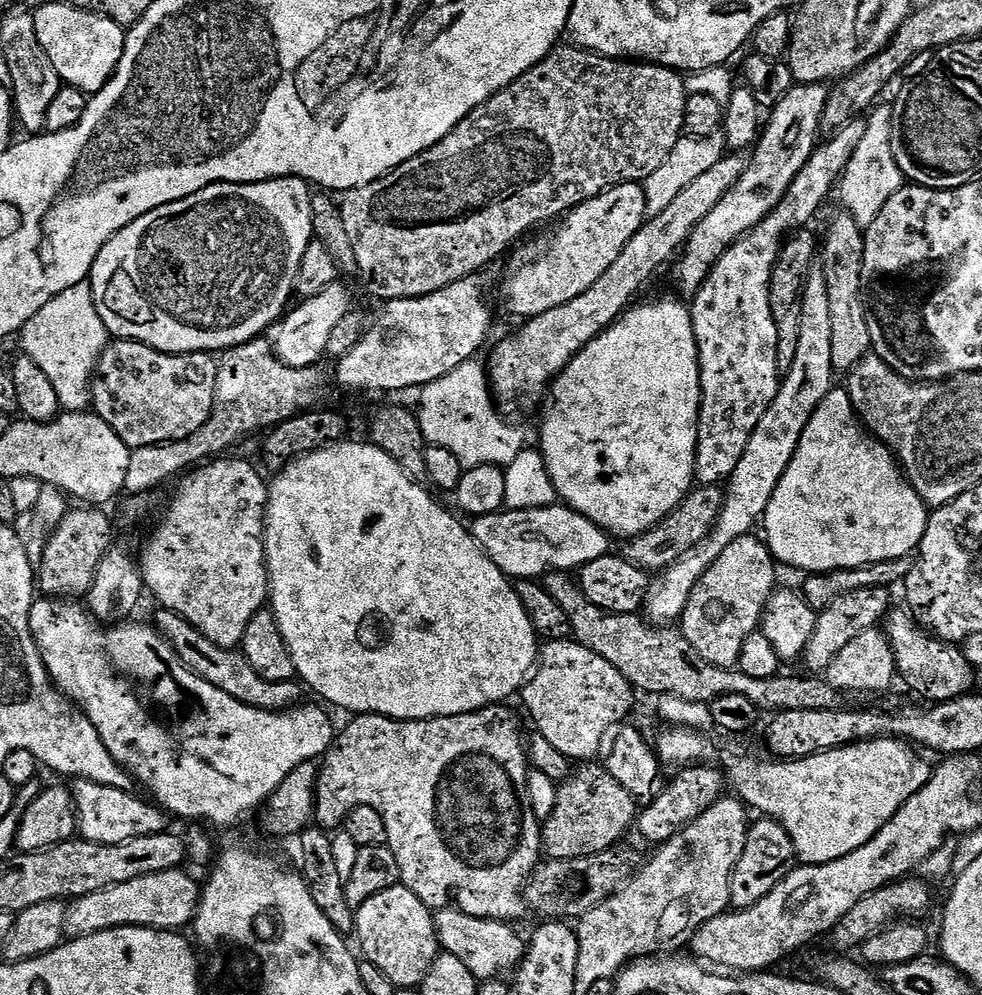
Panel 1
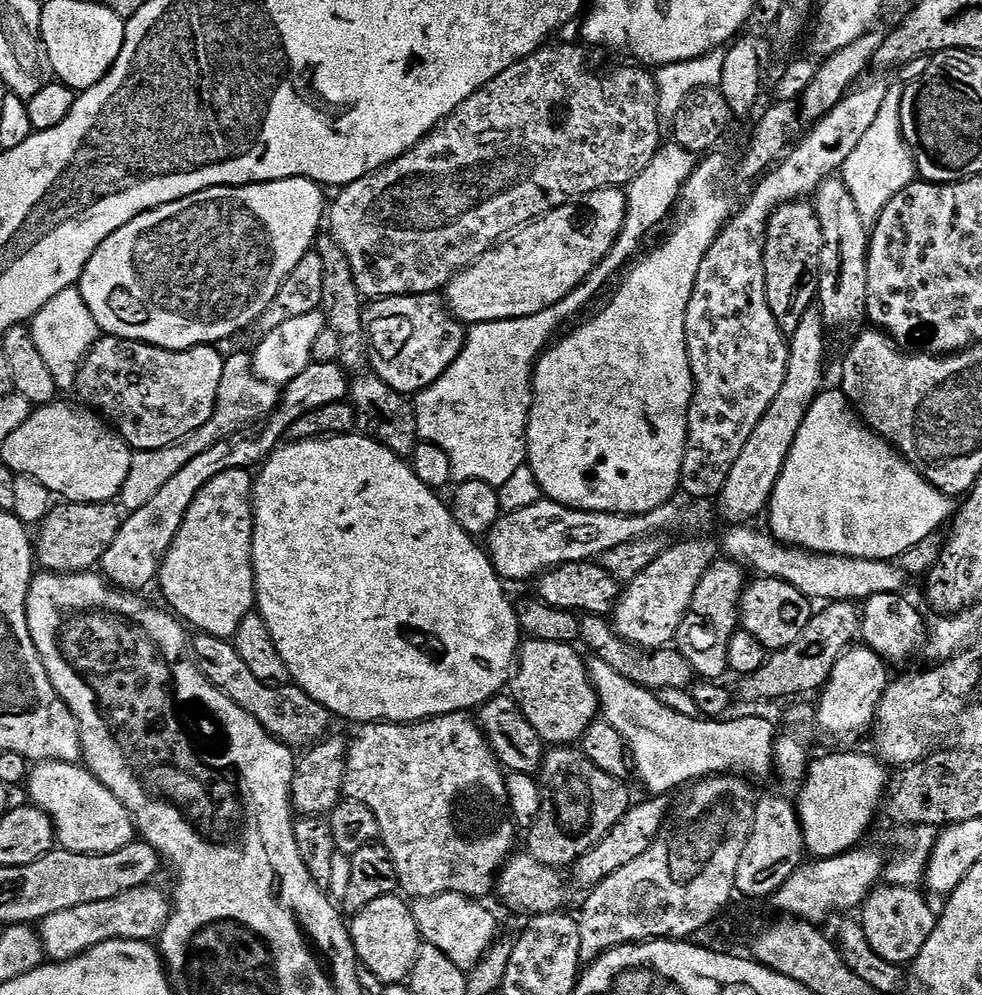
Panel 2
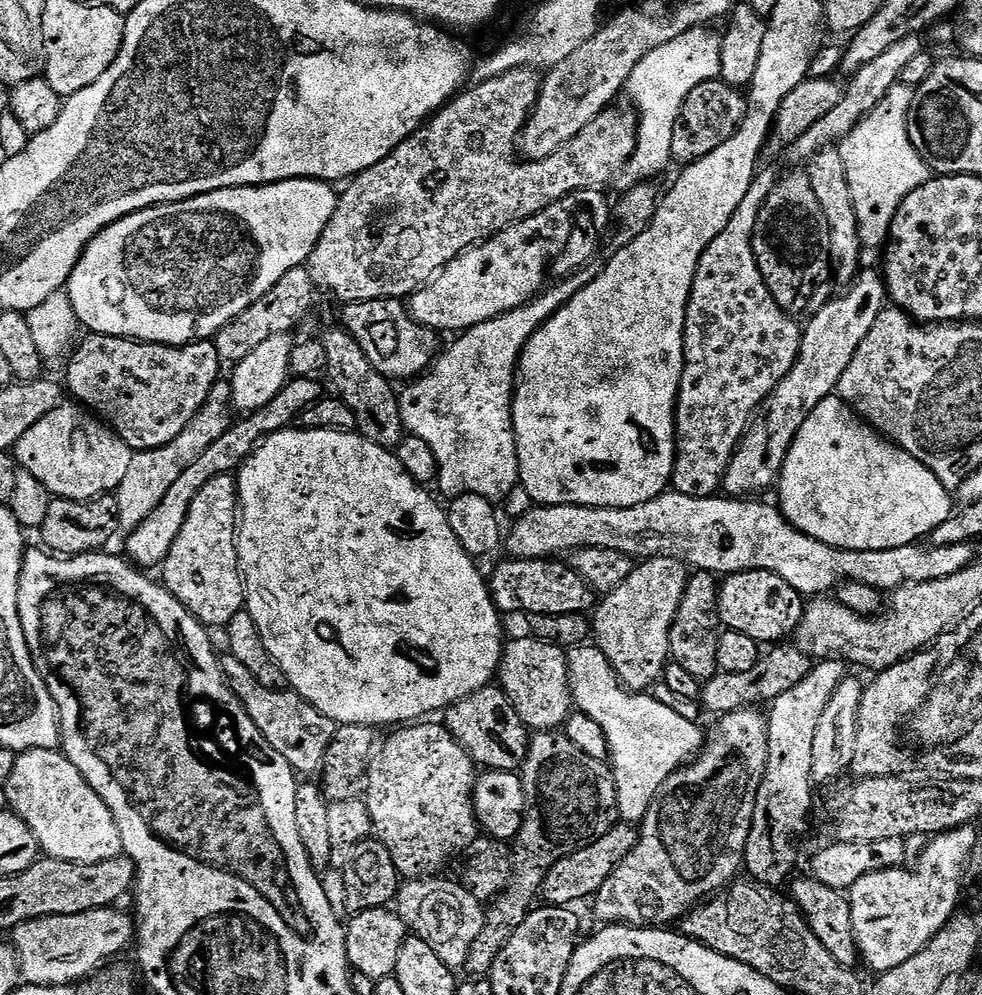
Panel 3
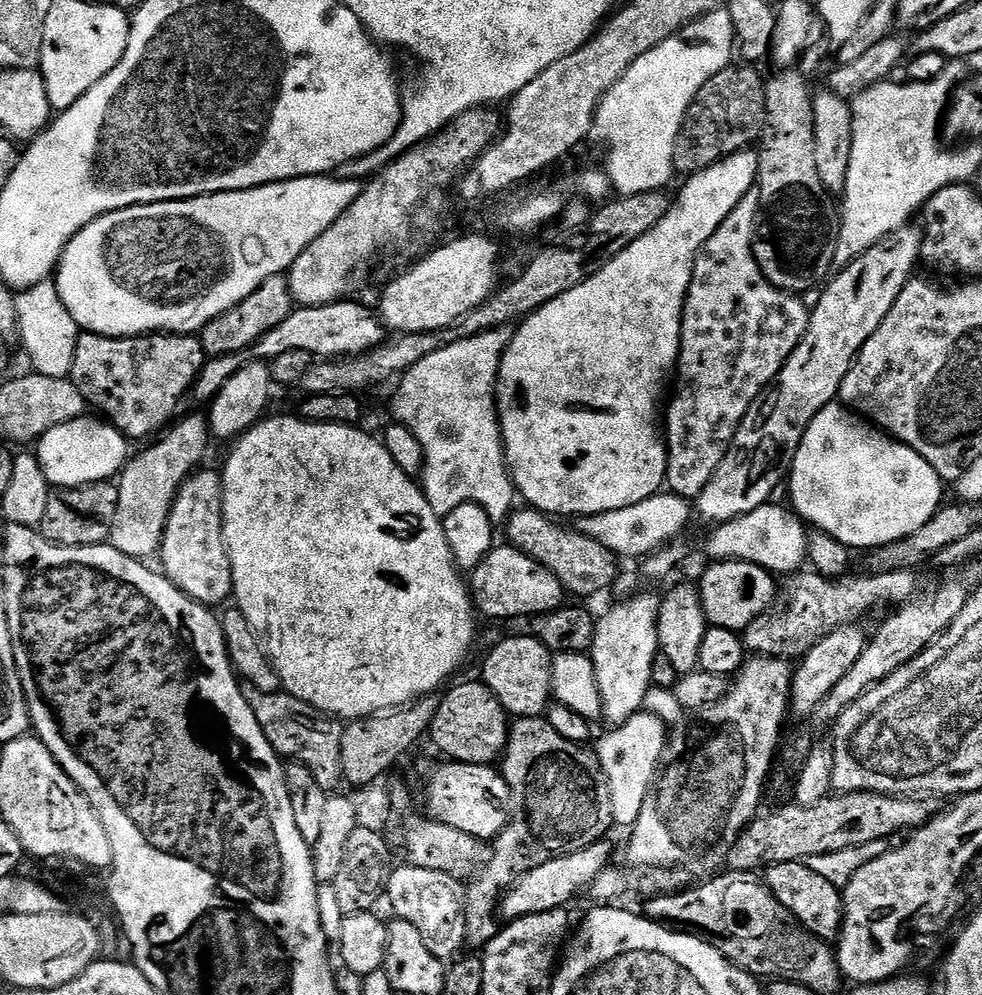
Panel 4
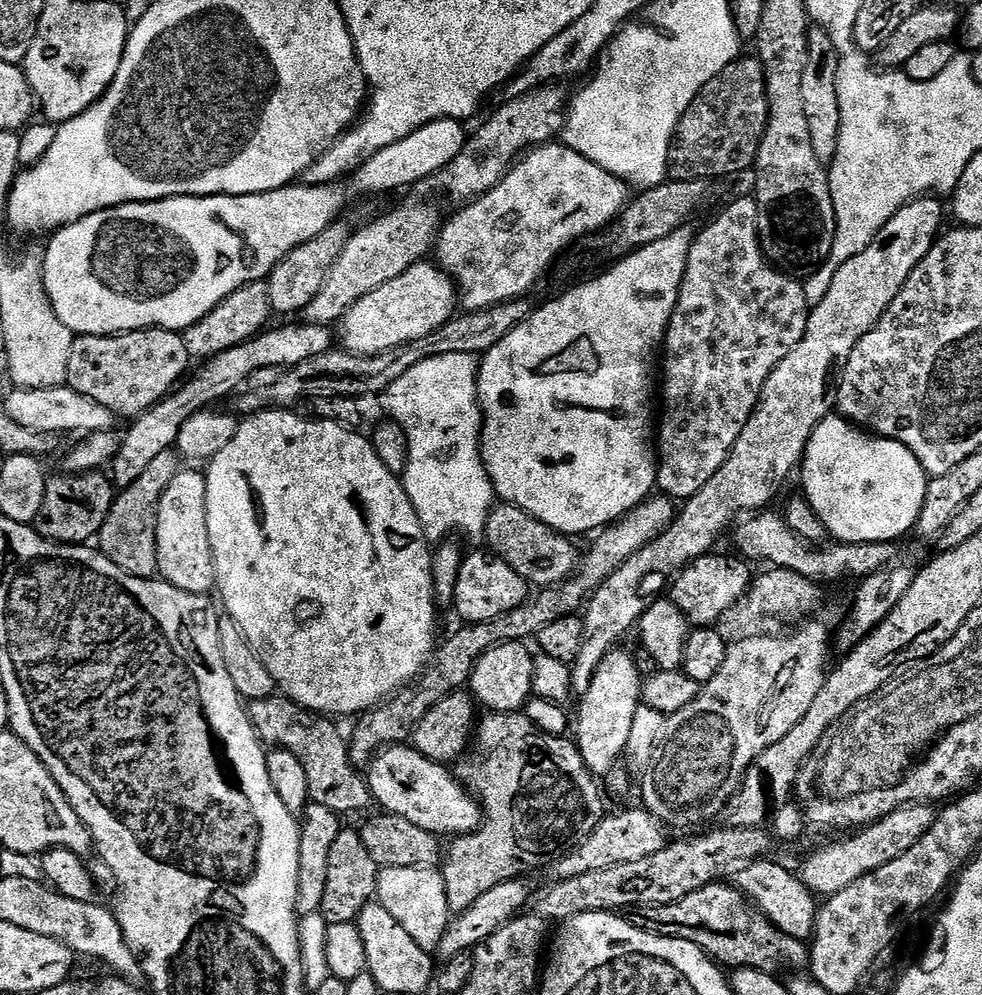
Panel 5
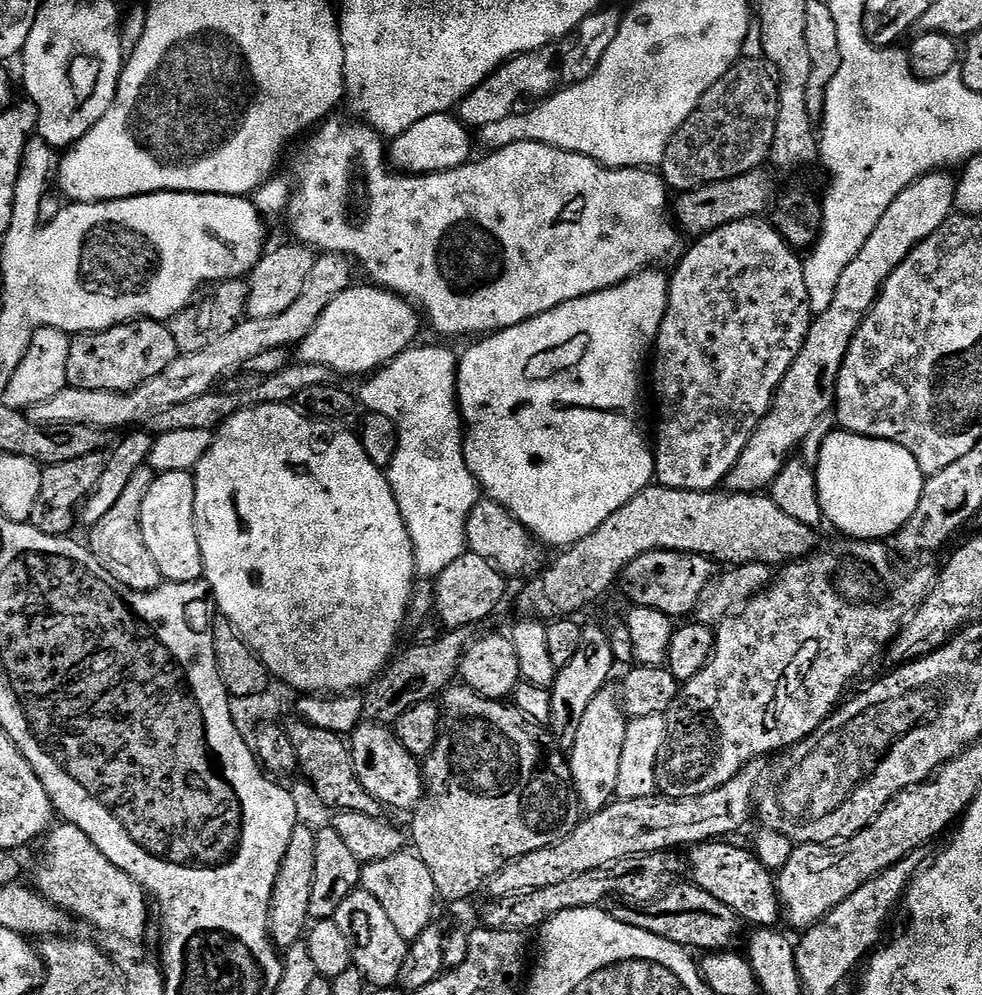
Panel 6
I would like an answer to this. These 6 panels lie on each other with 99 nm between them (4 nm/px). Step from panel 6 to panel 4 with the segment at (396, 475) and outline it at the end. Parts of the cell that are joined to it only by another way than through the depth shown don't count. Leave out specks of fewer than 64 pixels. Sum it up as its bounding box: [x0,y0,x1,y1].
[392,326,518,526]

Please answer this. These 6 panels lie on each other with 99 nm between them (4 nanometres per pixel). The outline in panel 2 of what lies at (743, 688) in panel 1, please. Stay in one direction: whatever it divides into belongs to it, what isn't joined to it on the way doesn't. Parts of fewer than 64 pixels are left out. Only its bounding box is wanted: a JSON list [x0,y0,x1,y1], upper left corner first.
[580,615,694,694]

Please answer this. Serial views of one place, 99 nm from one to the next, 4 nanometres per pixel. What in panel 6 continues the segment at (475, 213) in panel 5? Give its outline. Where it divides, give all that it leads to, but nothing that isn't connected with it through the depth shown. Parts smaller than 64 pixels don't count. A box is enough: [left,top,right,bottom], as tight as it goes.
[286,118,686,338]

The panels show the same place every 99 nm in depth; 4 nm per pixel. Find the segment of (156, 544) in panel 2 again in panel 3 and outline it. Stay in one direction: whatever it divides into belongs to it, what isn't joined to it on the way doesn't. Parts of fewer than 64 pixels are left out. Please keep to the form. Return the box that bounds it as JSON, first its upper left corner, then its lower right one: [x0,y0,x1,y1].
[127,378,323,570]

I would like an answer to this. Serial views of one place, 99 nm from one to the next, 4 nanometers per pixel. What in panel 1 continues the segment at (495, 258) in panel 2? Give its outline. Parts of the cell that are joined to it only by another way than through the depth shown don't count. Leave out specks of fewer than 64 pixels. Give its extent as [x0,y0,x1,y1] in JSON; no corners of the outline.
[504,183,648,318]

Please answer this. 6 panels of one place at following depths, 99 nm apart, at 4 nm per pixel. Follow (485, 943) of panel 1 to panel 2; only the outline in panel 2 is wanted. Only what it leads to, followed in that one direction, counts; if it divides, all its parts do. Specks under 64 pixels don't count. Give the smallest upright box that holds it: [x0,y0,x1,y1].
[411,892,498,970]

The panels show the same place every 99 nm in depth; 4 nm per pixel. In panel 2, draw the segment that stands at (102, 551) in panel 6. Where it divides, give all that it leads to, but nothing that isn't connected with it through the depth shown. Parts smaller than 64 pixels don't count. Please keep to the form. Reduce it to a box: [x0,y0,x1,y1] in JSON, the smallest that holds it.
[118,351,281,513]

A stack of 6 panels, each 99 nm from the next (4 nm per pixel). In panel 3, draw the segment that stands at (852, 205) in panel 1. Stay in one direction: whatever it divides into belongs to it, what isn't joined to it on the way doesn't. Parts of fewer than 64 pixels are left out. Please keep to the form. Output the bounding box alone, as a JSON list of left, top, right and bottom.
[838,84,930,249]

